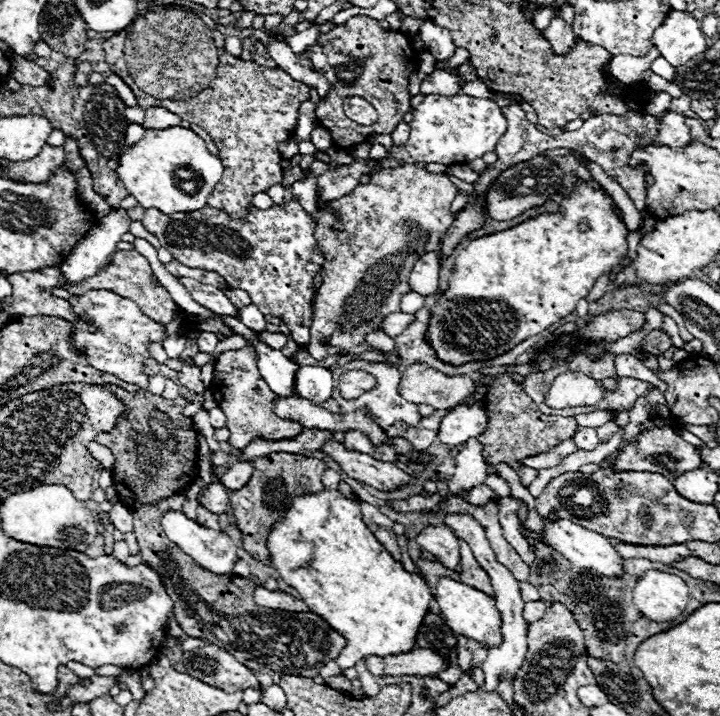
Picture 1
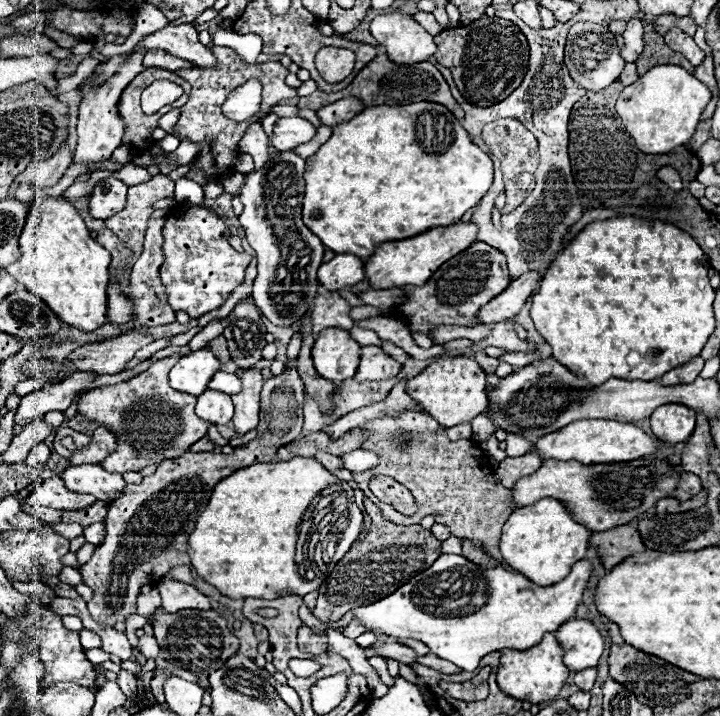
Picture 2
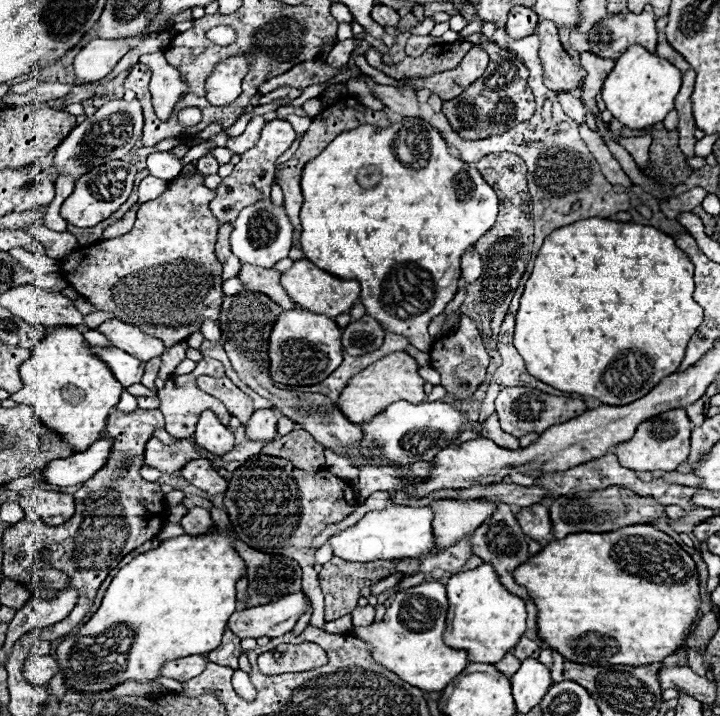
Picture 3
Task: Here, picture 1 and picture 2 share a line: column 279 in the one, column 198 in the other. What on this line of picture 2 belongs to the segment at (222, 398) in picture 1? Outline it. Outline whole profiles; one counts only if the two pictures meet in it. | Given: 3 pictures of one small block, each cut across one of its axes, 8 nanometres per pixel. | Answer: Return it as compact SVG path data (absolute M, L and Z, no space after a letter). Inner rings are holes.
M172 354L164 360L154 362L146 372L138 374L132 380L94 388L78 398L78 412L88 422L110 428L118 440L116 452L102 460L102 466L108 472L138 472L144 466L182 456L182 452L190 450L194 442L206 436L212 424L198 420L194 412L196 396L178 392L168 384L168 372L180 358L182 354Z

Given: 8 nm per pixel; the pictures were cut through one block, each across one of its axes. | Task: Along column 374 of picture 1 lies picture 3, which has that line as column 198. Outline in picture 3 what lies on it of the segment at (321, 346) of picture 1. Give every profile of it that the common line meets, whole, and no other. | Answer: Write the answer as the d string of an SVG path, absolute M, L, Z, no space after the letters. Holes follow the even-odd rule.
M198 172L180 174L170 180L166 192L156 200L140 206L134 228L118 238L102 240L86 248L78 248L68 254L62 264L62 276L68 284L90 300L98 310L114 312L122 322L142 328L142 332L162 340L166 346L186 340L200 330L200 324L210 318L218 320L222 306L222 266L214 254L214 242L220 222L210 212L208 204L216 192L204 186L204 176Z

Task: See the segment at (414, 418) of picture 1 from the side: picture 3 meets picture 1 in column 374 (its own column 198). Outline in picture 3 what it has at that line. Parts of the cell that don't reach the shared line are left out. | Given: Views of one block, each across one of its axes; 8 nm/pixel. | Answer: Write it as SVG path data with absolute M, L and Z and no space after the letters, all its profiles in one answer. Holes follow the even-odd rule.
M204 356L190 374L174 376L167 380L164 388L158 390L158 399L160 402L158 409L164 418L166 418L166 430L170 432L170 436L174 436L174 438L190 438L190 436L194 434L194 428L196 428L196 424L198 424L198 418L200 418L200 414L202 414L204 410L212 410L222 424L228 424L230 414L228 414L226 406L224 406L220 400L216 400L214 396L202 392L196 384L196 379L199 376L204 376L204 374L206 374L206 376L222 377L225 376L225 370L222 368L220 362L210 360L208 356Z

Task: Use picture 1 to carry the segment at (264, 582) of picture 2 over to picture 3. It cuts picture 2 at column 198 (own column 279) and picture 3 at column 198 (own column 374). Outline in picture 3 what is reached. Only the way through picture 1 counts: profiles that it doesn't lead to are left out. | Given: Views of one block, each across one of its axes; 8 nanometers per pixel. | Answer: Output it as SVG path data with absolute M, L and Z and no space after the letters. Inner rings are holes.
M218 530L198 538L182 534L136 556L114 576L92 618L80 626L74 636L68 636L56 646L56 662L64 674L66 686L74 690L80 700L86 700L126 680L150 682L160 676L160 668L168 660L204 656L214 650L222 640L226 620L236 612L236 580L242 576L244 568L244 560L232 548L232 538Z

